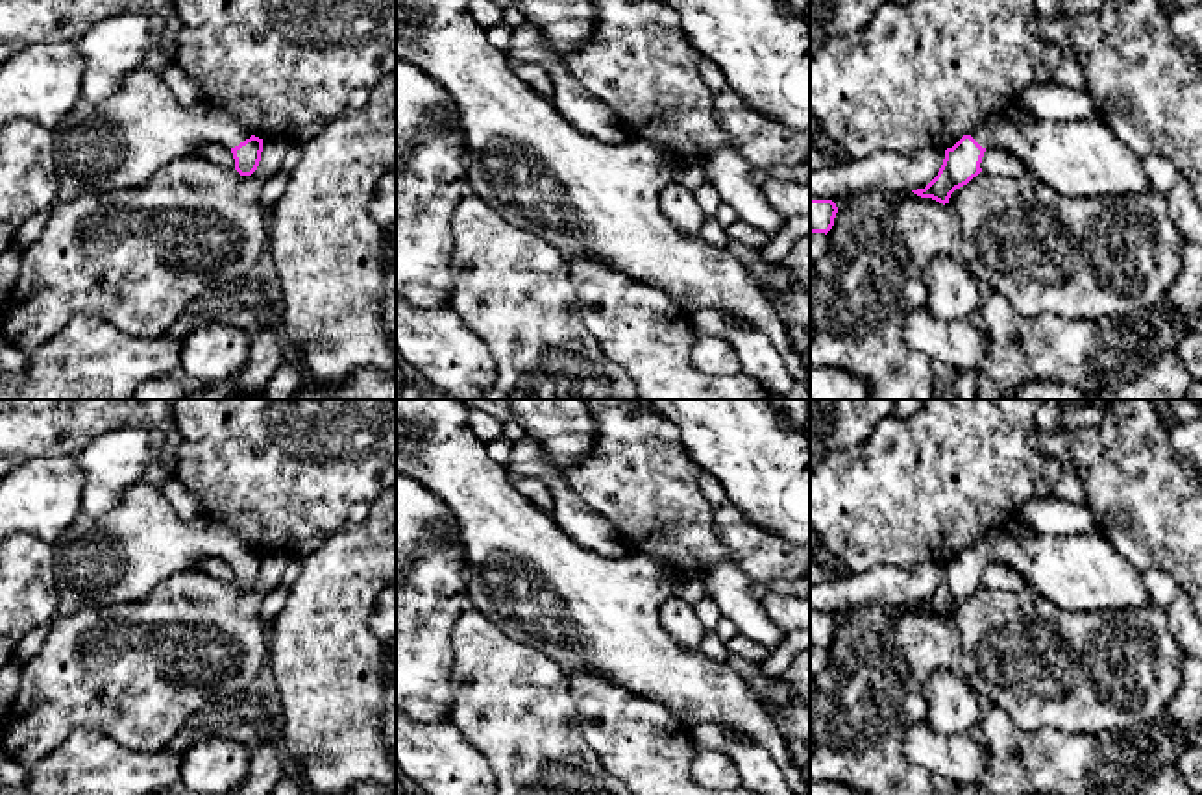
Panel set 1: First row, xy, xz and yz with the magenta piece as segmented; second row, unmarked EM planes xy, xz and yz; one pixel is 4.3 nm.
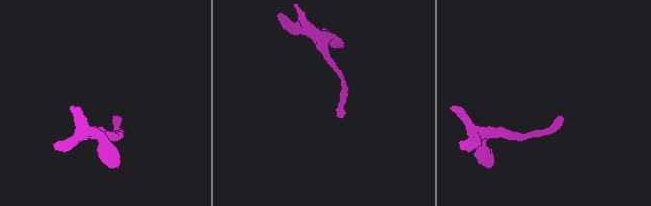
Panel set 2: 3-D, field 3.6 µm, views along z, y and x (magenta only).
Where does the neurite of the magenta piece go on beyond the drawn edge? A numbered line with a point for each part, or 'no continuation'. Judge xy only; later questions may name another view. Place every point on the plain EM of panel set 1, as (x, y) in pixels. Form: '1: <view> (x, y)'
1: xy (121, 557)

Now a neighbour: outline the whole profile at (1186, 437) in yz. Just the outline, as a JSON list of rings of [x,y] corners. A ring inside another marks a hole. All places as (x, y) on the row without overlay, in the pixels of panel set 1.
[[[1202,418],[1174,423],[1169,438],[1174,453],[1185,457],[1202,479]]]

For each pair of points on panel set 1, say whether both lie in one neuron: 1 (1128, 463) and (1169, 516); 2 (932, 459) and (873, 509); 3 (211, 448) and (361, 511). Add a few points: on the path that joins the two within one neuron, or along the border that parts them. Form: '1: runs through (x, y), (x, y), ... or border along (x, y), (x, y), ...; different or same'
1: runs through (1132, 476), (1156, 503); same
2: runs through (918, 474), (888, 501); same
3: border along (370, 501), (354, 505), (346, 522); different

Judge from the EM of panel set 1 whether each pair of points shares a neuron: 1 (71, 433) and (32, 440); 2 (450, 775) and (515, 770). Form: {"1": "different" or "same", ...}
{"1": "same", "2": "different"}

